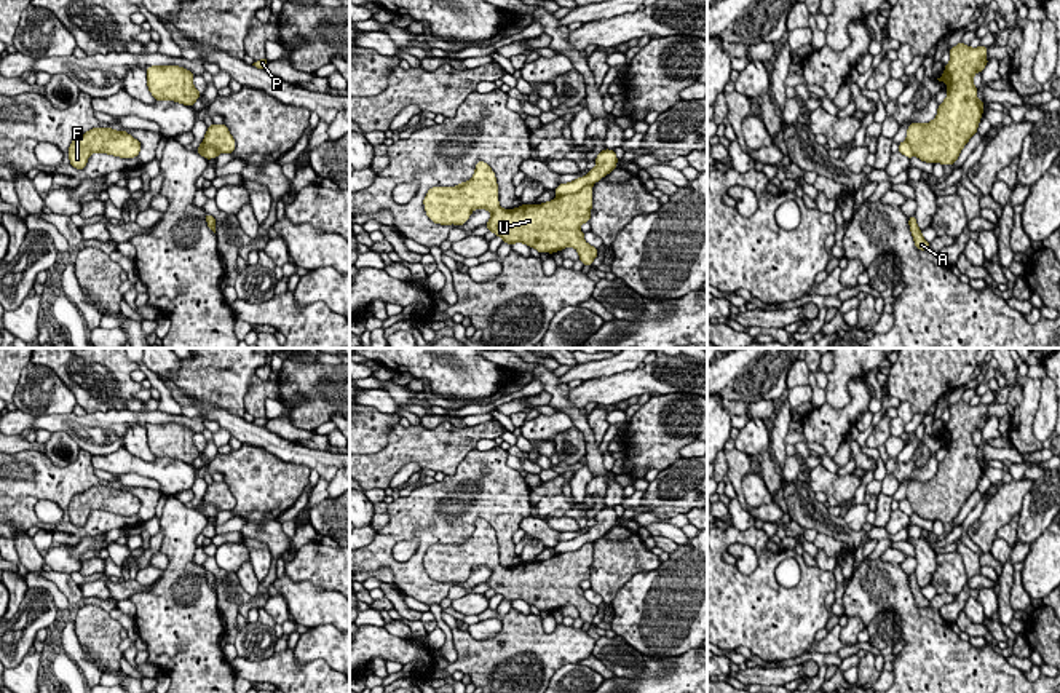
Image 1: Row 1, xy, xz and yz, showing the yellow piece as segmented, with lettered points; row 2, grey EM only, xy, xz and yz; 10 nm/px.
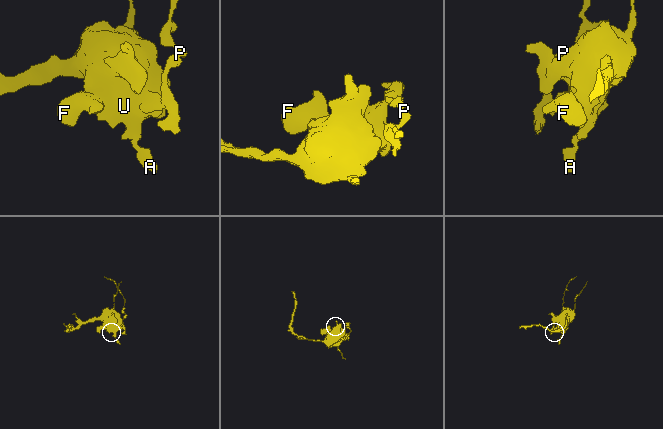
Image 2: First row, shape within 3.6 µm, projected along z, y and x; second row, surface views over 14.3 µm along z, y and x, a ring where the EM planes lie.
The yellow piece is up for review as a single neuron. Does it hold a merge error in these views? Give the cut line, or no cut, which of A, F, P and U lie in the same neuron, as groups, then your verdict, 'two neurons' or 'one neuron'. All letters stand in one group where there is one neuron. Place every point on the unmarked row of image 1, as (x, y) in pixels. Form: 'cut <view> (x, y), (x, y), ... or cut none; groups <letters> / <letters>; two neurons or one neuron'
cut xz (591, 542), (557, 554); groups A F U / P; two neurons

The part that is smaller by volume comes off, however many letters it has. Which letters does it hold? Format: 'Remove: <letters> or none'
Remove: P

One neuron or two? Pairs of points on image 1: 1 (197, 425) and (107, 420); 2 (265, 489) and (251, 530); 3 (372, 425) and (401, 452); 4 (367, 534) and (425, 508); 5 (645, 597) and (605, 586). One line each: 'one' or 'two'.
1: one
2: two
3: two
4: two
5: two

